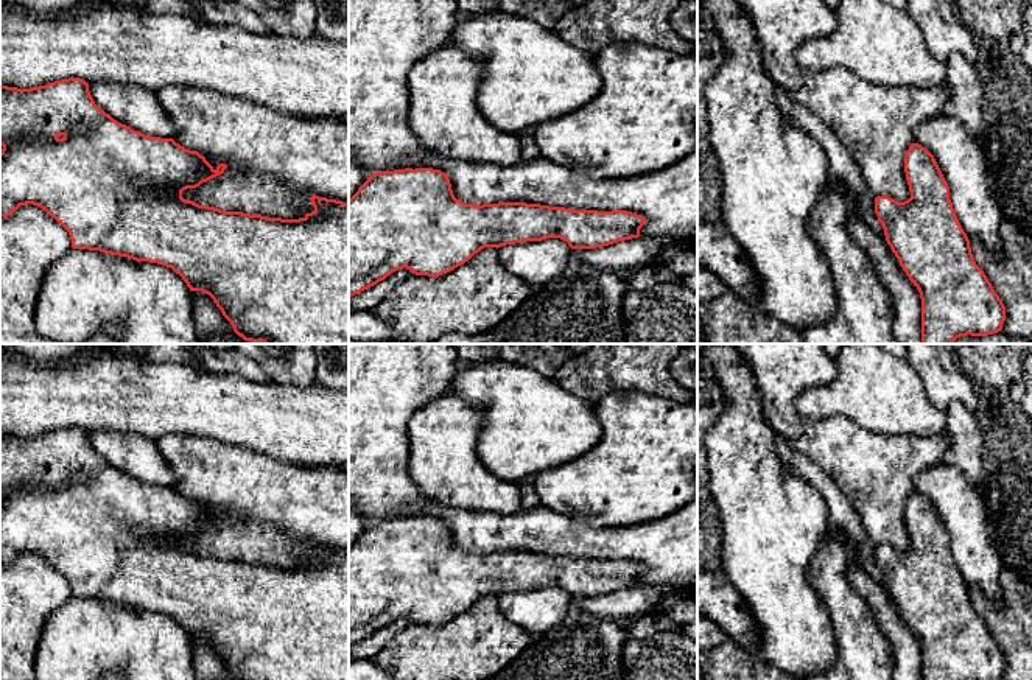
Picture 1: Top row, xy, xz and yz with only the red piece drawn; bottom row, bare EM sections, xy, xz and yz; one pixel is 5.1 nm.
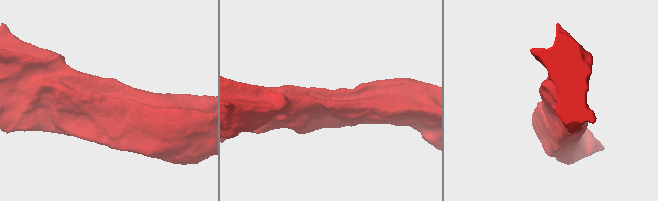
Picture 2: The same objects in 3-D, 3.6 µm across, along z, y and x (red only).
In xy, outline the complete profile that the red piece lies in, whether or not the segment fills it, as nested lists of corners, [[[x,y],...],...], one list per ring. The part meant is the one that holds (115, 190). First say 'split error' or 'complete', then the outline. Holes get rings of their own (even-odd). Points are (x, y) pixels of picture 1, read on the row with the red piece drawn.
complete; [[[68,78],[31,89],[0,86],[0,216],[12,215],[20,205],[33,204],[54,218],[70,235],[73,249],[100,251],[128,257],[135,261],[149,261],[171,268],[182,277],[190,291],[209,294],[233,331],[252,344],[349,344],[349,204],[336,199],[310,198],[314,210],[299,219],[268,218],[255,213],[224,212],[199,205],[182,198],[187,188],[196,188],[224,173],[226,163],[213,168],[198,151],[190,151],[173,138],[145,135],[118,123],[101,110],[81,78]]]

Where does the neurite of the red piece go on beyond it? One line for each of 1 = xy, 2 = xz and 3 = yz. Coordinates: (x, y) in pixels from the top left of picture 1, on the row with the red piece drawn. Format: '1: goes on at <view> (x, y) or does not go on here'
1: does not go on here
2: does not go on here
3: does not go on here

